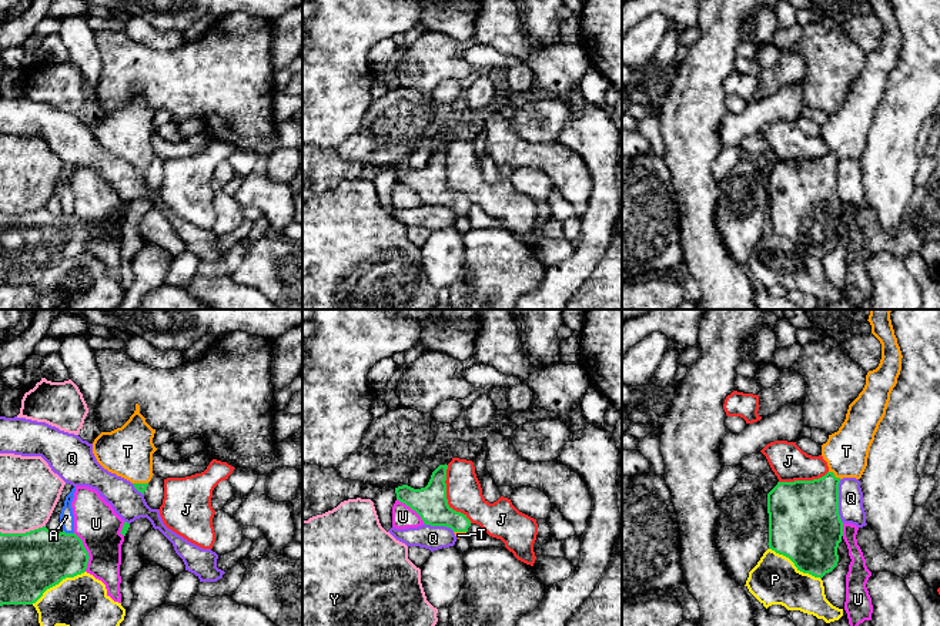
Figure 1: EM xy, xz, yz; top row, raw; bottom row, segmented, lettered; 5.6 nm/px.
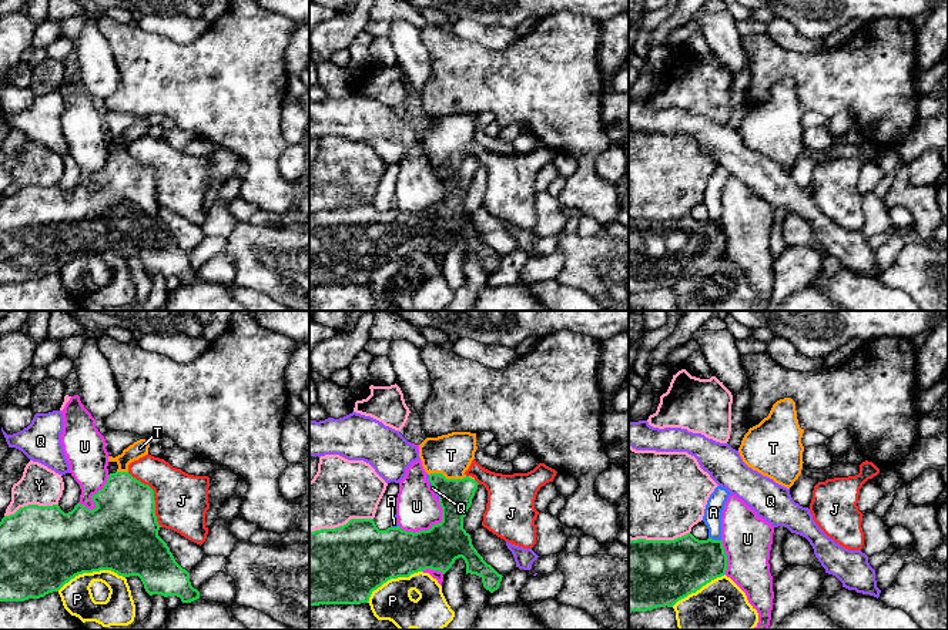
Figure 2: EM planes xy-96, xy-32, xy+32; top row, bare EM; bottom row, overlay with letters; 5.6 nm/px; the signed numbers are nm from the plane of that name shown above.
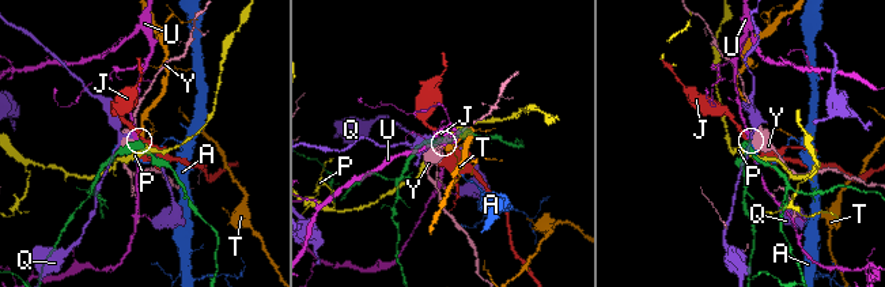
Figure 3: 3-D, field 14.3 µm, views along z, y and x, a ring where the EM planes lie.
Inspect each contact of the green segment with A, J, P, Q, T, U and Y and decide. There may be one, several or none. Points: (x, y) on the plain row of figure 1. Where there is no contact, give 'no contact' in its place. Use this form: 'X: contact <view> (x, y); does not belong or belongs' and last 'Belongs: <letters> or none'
A: contact xy (69, 214); does not belong
J: contact xz (445, 177); does not belong
P: contact yz (795, 245); does not belong
Q: contact yz (838, 181); does not belong
T: contact yz (833, 156); belongs
U: contact xy (87, 233); does not belong
Y: contact xy (22, 214); does not belong
Belongs: T

